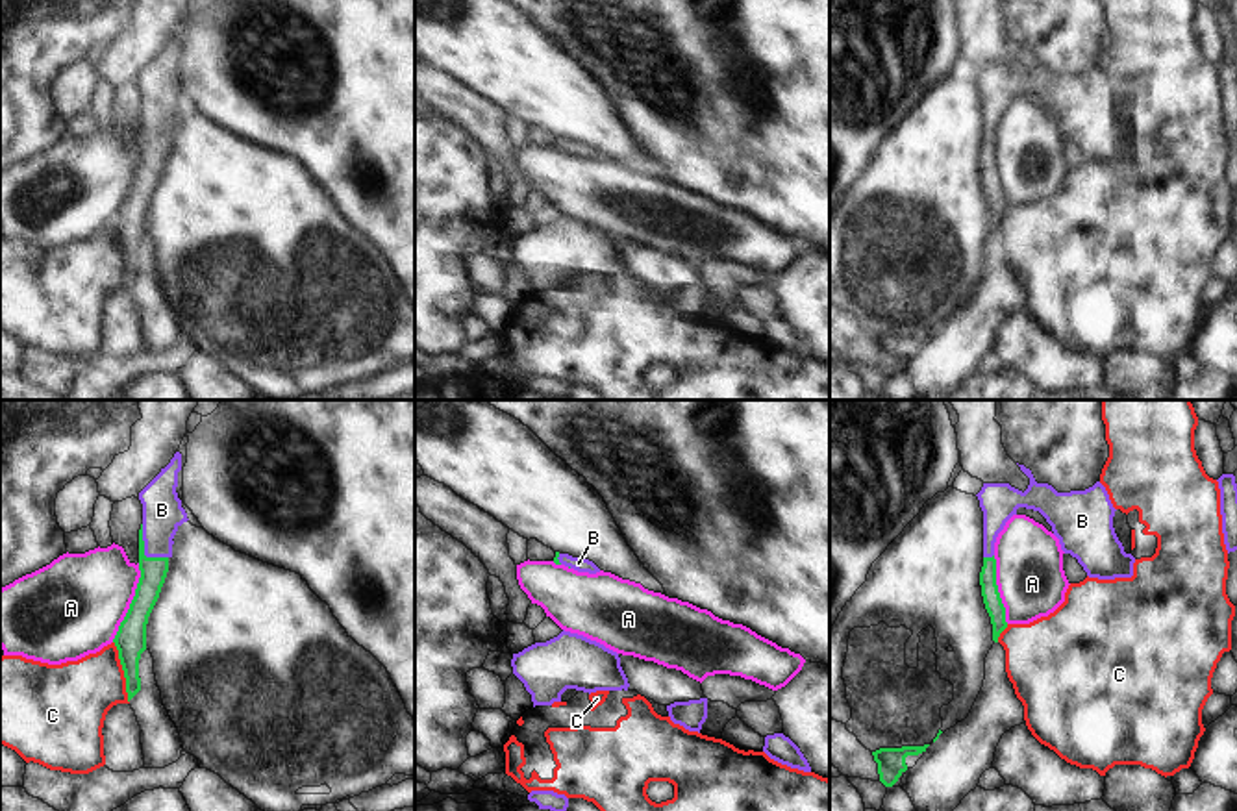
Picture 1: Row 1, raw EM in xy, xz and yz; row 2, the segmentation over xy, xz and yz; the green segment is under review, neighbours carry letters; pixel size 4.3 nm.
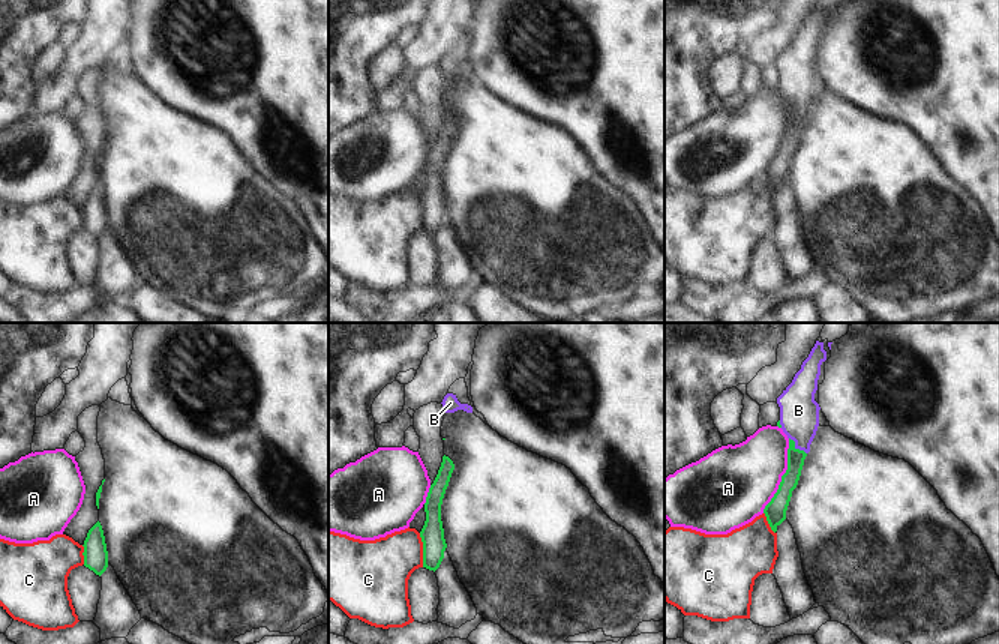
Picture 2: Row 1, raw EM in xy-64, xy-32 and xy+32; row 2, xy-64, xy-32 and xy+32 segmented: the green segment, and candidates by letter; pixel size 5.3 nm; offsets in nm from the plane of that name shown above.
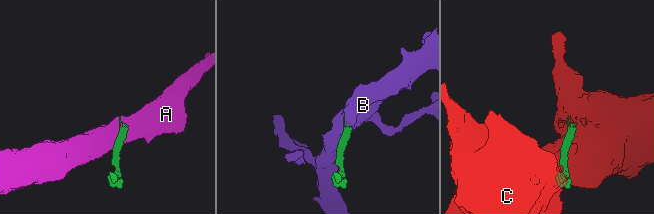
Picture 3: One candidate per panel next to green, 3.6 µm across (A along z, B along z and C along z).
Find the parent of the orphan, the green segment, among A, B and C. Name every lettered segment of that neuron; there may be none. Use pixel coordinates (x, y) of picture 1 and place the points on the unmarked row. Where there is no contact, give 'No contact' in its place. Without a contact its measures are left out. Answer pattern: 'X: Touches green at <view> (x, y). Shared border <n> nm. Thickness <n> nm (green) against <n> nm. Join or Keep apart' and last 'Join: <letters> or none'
A: Touches green at xy (132, 187). Shared border 360 nm. Thickness 140 nm (green) against 420 nm. Keep apart
B: Touches green at xy (143, 136). Shared border 190 nm. Thickness 110 nm (green) against 180 nm. Join
C: Touches green at xy (124, 258). Shared border 280 nm. Thickness 140 nm (green) against 320 nm. Keep apart
Join: B

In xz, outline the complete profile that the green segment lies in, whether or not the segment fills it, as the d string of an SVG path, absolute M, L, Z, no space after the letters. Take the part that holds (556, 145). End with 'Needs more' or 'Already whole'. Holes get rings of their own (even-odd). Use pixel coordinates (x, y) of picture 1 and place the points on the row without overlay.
M556 137L554 148L570 152L578 157L589 157L589 159L600 157L600 154L593 146L589 146L585 143L572 143L569 139Z. Needs more

